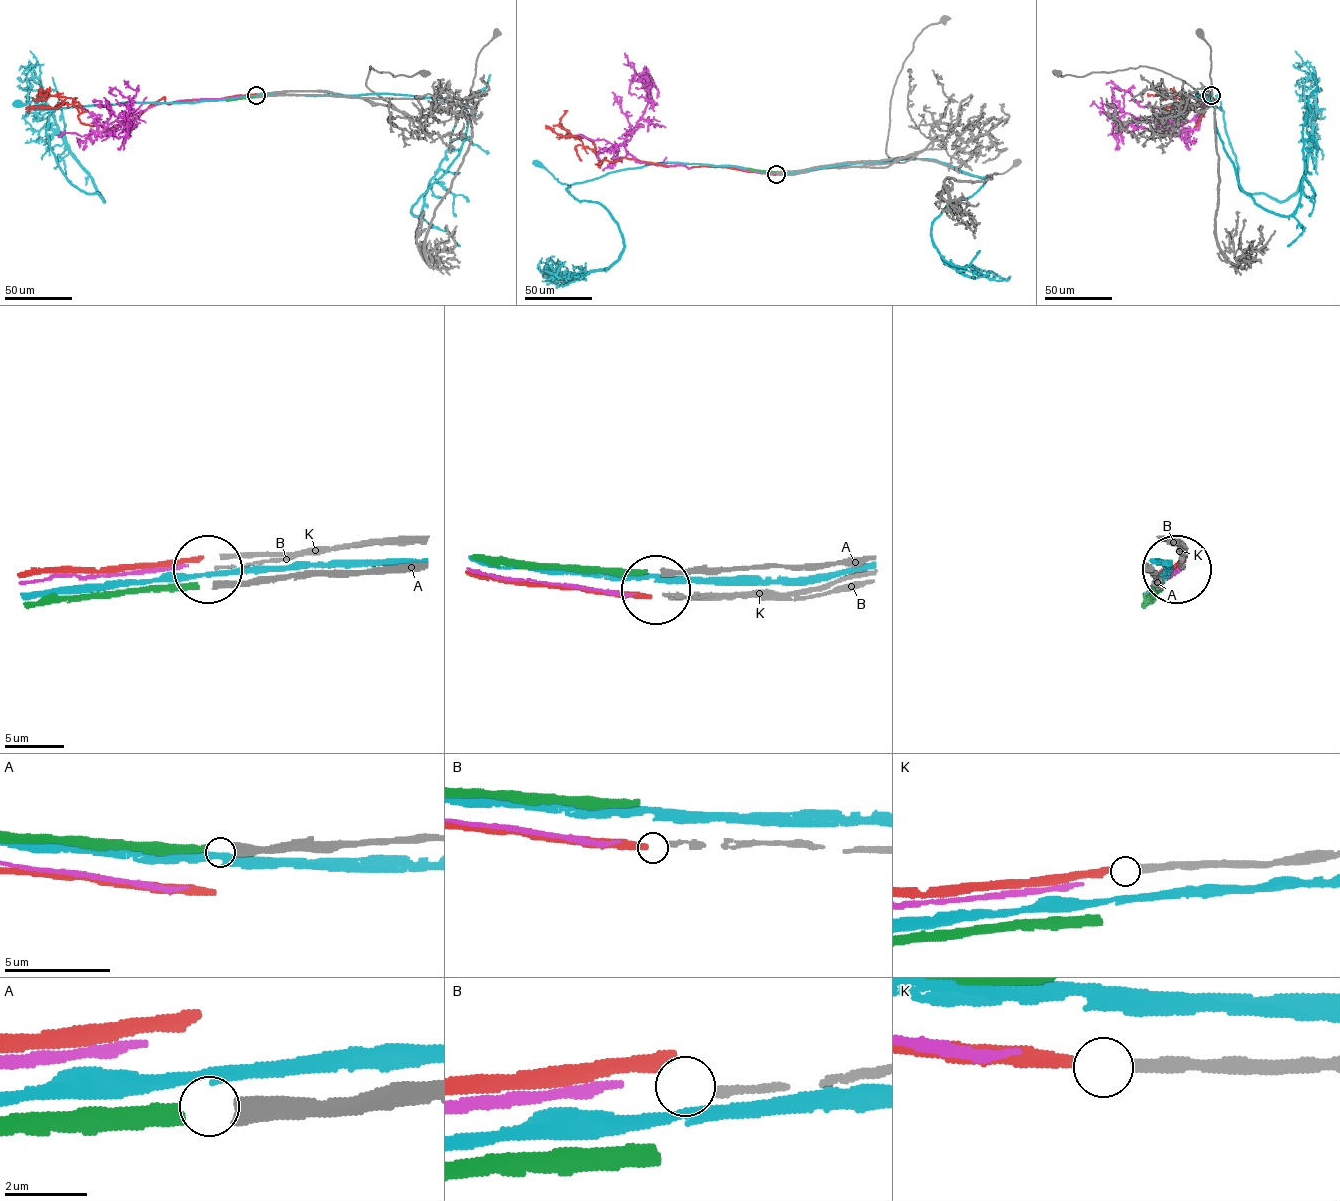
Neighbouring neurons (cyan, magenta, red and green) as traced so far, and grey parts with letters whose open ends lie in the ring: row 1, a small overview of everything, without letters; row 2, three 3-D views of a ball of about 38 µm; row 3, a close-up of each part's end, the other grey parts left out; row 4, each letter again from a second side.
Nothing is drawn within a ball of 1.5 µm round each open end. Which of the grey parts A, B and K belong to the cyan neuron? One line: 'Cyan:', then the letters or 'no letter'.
Cyan: no letter

